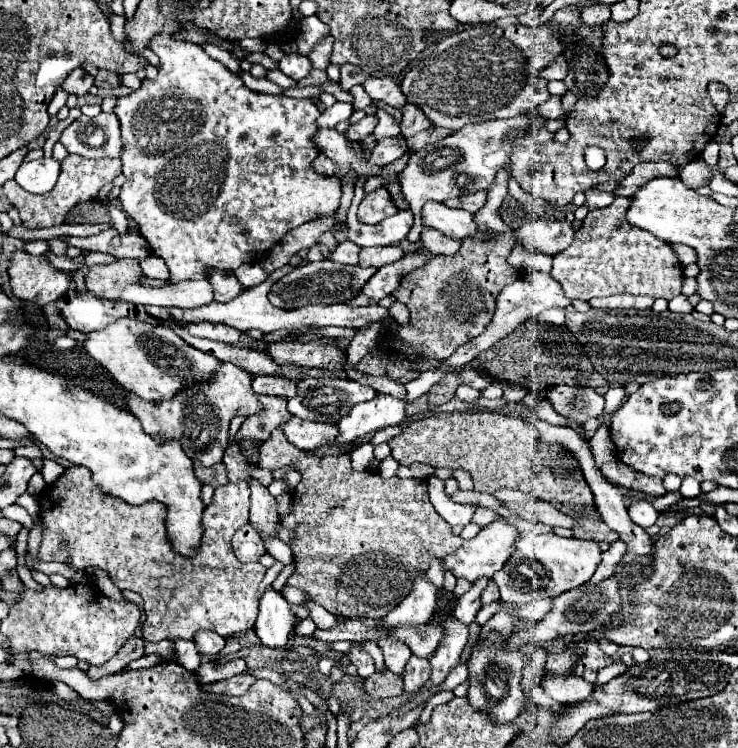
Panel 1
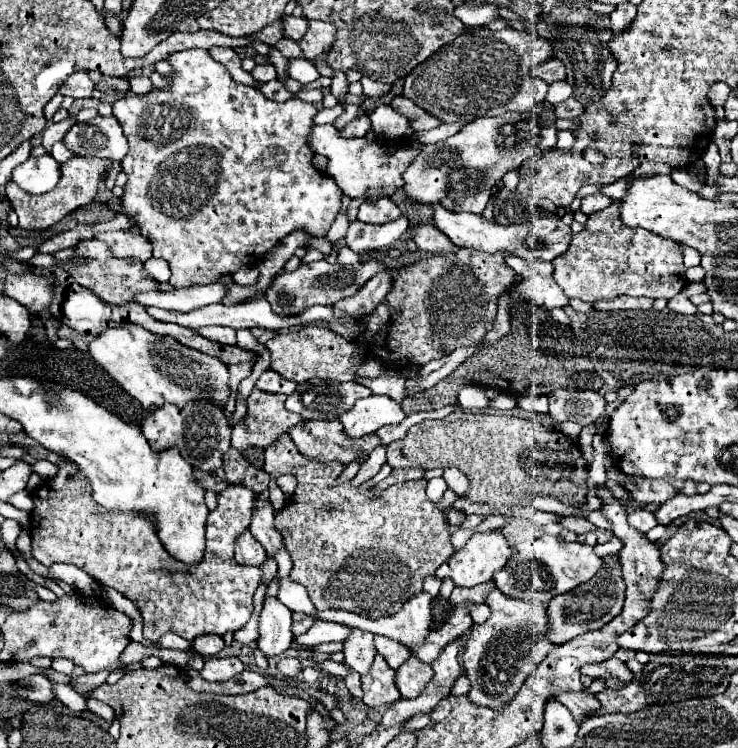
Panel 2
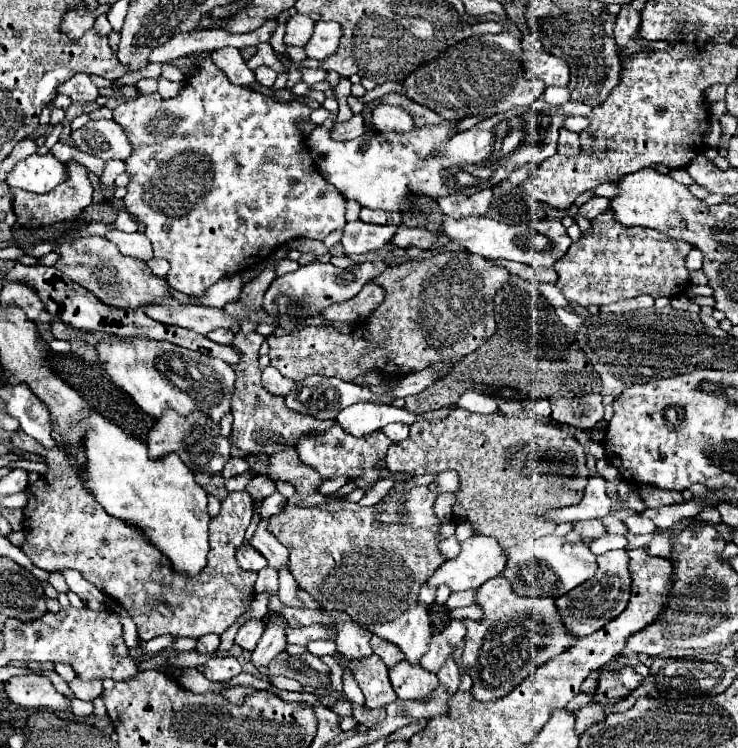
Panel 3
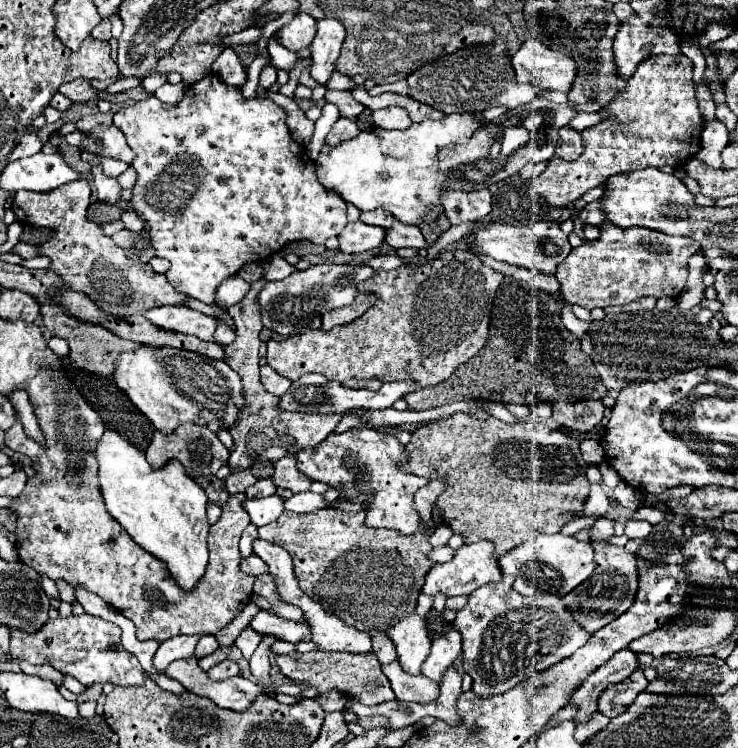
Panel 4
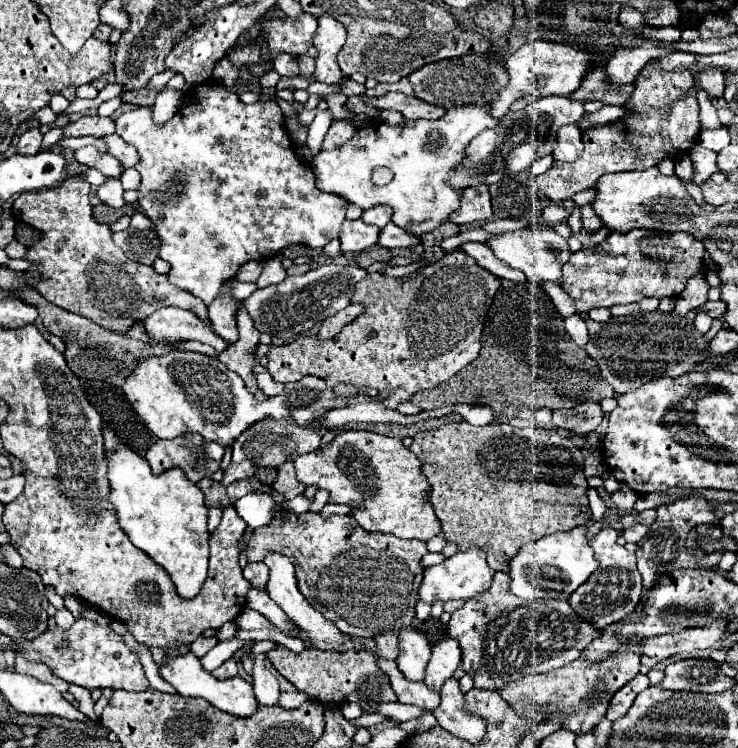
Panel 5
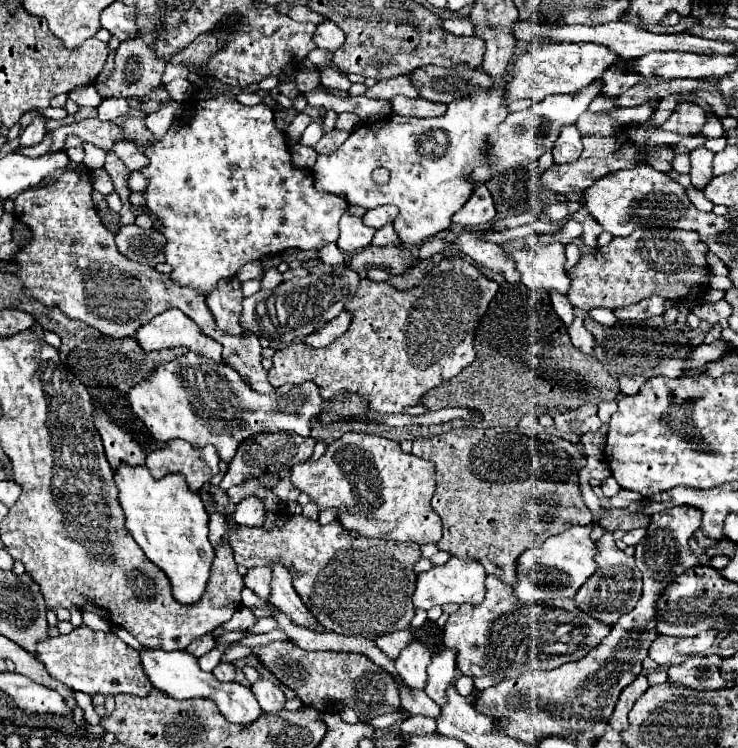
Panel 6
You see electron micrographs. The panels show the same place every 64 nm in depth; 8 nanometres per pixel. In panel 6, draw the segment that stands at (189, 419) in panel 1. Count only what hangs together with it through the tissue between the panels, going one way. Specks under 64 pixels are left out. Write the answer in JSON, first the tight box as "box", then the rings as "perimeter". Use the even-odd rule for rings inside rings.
{"box":[146,440,220,492],"perimeter":[[[178,440],[170,442],[170,446],[158,448],[156,452],[150,452],[146,458],[146,466],[156,480],[168,474],[182,474],[192,492],[200,492],[200,488],[218,474],[218,462],[220,458],[214,446],[194,450],[188,442]]]}

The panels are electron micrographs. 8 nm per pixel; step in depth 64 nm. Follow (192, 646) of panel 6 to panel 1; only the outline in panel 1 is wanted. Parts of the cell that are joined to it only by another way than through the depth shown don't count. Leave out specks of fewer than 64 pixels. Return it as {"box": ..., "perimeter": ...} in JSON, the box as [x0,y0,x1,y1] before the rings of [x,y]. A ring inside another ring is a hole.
{"box":[194,630,226,656],"perimeter":[[[200,630],[196,636],[194,636],[194,644],[196,644],[196,650],[202,654],[202,656],[216,656],[220,654],[220,650],[224,648],[226,640],[214,632],[208,632],[208,630]]]}

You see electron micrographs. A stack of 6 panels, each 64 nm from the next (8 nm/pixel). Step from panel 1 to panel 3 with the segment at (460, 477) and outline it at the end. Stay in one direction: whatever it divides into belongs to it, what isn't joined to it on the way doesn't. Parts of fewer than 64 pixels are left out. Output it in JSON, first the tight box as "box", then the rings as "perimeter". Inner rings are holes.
{"box":[268,470,459,624],"perimeter":[[[448,470],[437,475],[437,492],[431,492],[426,486],[418,486],[406,492],[406,510],[410,514],[410,526],[382,526],[374,522],[374,506],[360,508],[348,500],[328,496],[330,504],[320,508],[296,508],[286,506],[278,516],[268,522],[268,532],[274,534],[290,550],[290,572],[296,584],[306,590],[322,610],[338,610],[348,614],[354,622],[360,624],[382,624],[390,622],[408,608],[416,604],[418,590],[434,574],[434,570],[444,562],[438,552],[438,528],[440,520],[434,514],[434,500],[440,493],[456,492],[459,480],[456,471]]]}

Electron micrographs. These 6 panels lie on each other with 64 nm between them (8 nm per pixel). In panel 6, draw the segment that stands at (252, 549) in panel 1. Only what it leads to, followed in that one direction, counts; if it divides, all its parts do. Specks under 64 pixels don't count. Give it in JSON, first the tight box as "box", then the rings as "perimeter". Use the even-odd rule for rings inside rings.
{"box":[244,566,272,602],"perimeter":[[[258,566],[248,570],[244,584],[254,590],[256,596],[260,596],[264,602],[270,602],[270,580],[272,580],[272,568],[270,566]]]}

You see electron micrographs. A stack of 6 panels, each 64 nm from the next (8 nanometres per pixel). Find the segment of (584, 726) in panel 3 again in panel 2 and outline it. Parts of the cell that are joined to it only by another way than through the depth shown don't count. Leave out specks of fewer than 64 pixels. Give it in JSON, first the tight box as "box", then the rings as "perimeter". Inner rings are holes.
{"box":[562,690,600,724],"perimeter":[[[578,690],[578,694],[566,694],[566,698],[562,698],[562,704],[572,712],[578,724],[582,724],[588,716],[592,716],[600,708],[600,702],[596,700],[596,696],[584,690]]]}

